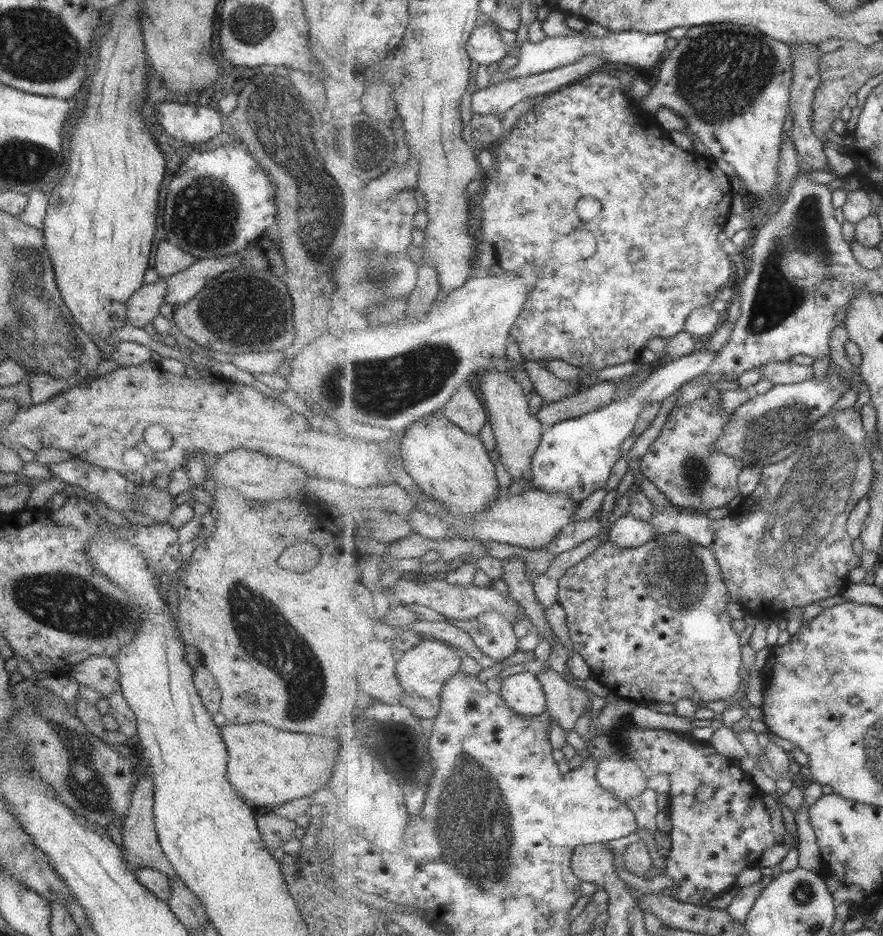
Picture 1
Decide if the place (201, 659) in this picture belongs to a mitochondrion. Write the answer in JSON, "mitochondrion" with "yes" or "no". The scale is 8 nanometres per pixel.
{"mitochondrion":"no"}

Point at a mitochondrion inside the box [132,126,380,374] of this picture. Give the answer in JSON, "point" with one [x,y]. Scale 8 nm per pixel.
{"point":[204,216]}

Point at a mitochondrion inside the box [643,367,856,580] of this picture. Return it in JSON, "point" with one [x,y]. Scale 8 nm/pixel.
{"point":[770,433]}

